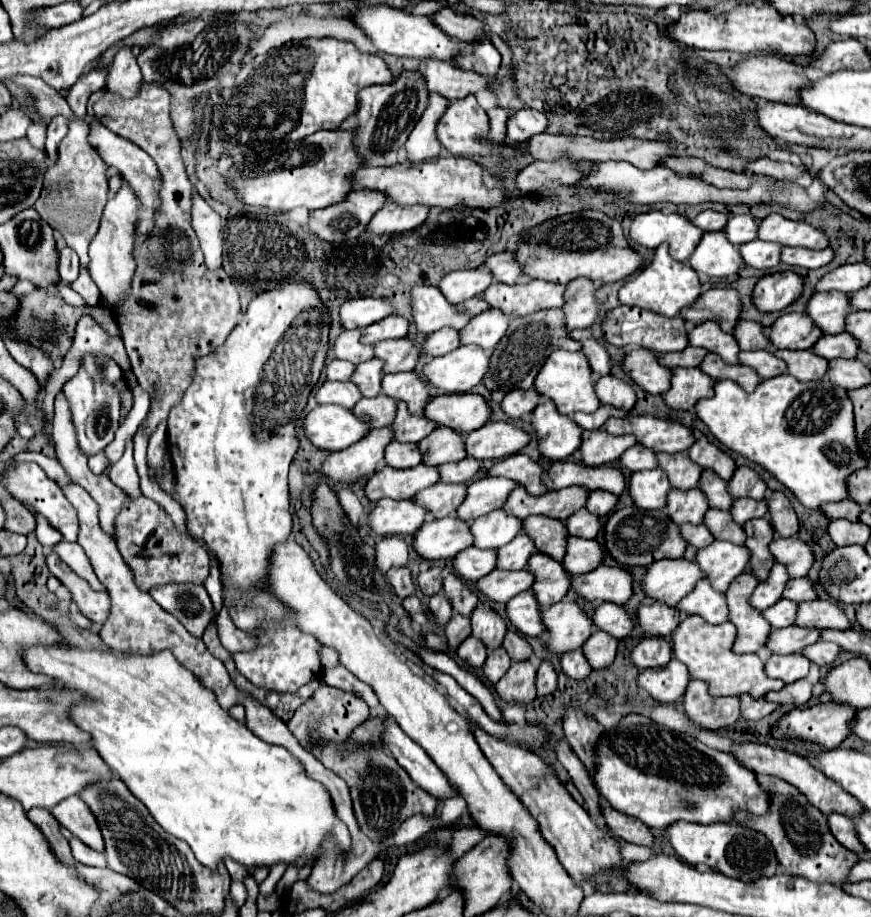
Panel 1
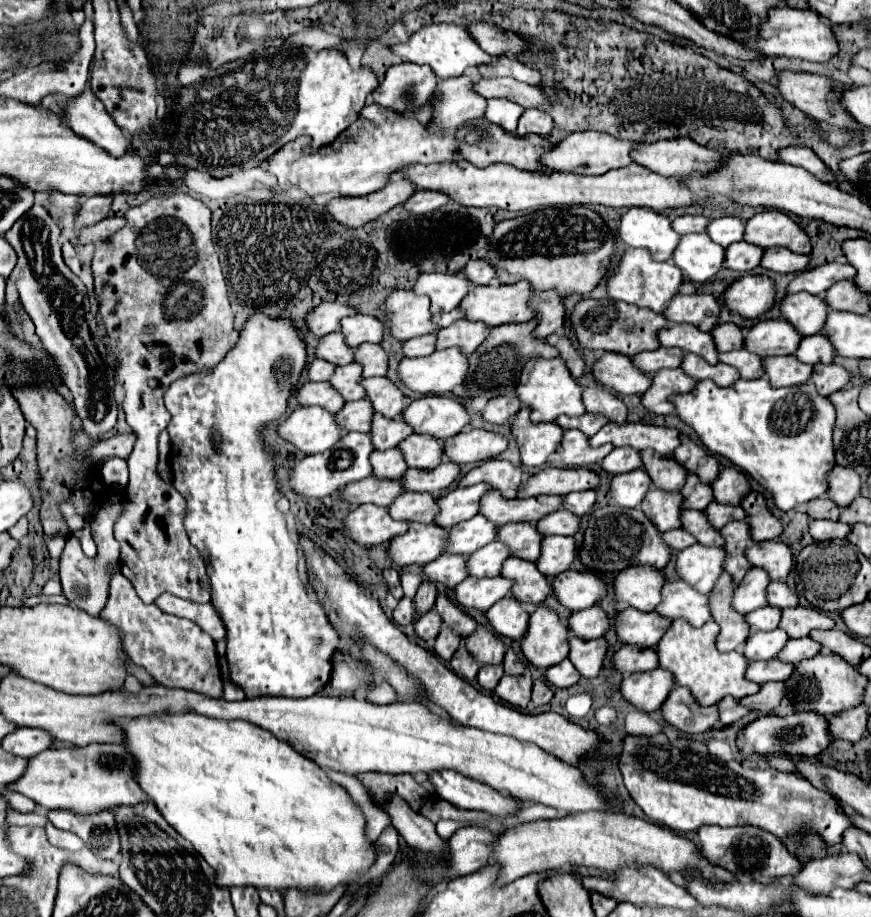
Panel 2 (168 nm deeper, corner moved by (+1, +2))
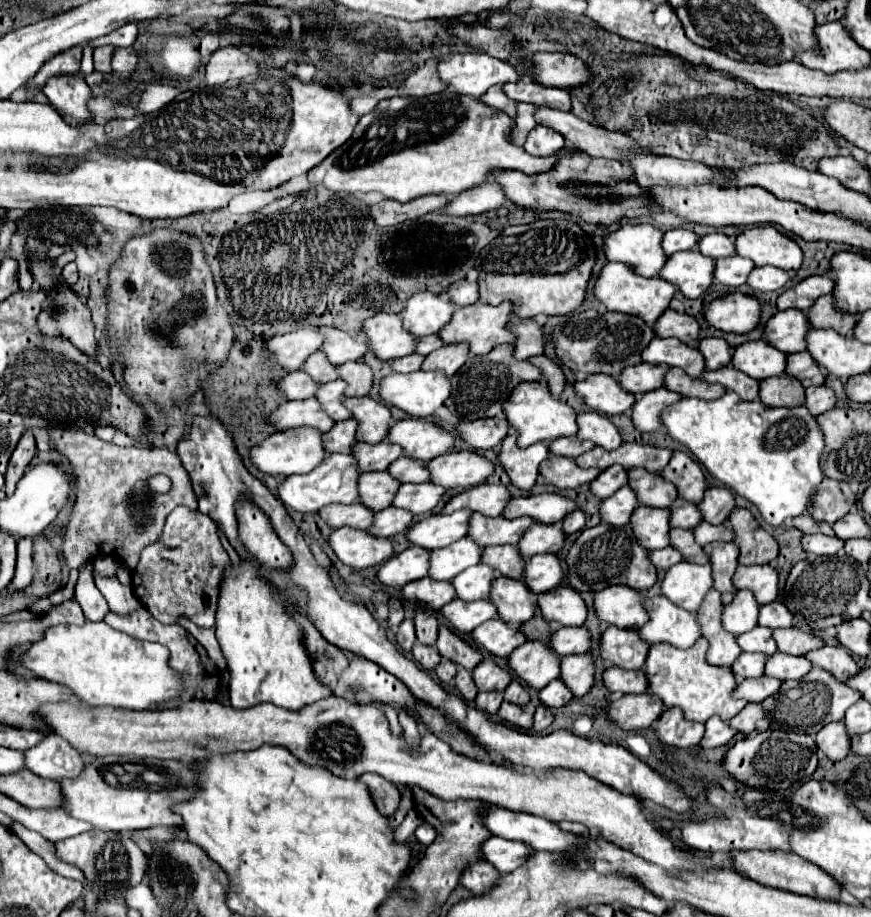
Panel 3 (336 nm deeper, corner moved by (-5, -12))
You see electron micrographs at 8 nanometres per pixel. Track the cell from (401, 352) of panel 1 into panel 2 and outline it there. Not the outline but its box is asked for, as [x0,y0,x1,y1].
[356,344,388,378]

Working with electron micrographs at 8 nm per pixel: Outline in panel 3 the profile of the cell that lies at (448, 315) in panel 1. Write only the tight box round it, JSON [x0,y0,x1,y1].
[362,312,414,360]

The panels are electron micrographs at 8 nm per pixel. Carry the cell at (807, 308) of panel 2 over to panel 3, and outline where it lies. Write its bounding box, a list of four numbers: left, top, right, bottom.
[762,310,810,354]

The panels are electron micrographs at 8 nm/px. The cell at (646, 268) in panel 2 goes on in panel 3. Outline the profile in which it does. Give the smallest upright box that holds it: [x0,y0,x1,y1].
[594,262,676,326]

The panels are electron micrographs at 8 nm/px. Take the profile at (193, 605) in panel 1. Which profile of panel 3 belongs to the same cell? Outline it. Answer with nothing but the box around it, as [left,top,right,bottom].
[180,620,226,670]

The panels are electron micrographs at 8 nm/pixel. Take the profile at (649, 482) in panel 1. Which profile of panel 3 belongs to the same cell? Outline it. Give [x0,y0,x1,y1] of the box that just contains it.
[600,486,638,526]

